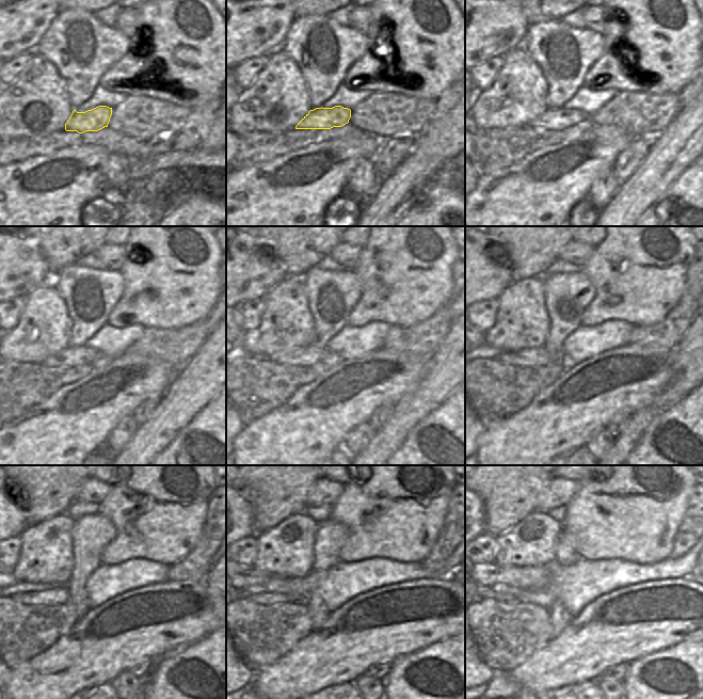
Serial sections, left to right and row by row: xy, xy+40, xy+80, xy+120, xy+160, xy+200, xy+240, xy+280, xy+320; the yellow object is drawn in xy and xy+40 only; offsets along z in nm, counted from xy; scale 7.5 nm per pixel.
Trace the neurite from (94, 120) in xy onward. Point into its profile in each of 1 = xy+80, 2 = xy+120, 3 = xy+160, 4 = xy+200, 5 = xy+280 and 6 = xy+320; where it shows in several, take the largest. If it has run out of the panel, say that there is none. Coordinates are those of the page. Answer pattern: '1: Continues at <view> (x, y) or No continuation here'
1: Continues at xy+80 (555, 118)
2: Continues at xy+120 (70, 355)
3: Continues at xy+160 (308, 355)
4: Continues at xy+200 (529, 358)
5: Continues at xy+280 (268, 598)
6: Continues at xy+320 (486, 592).

